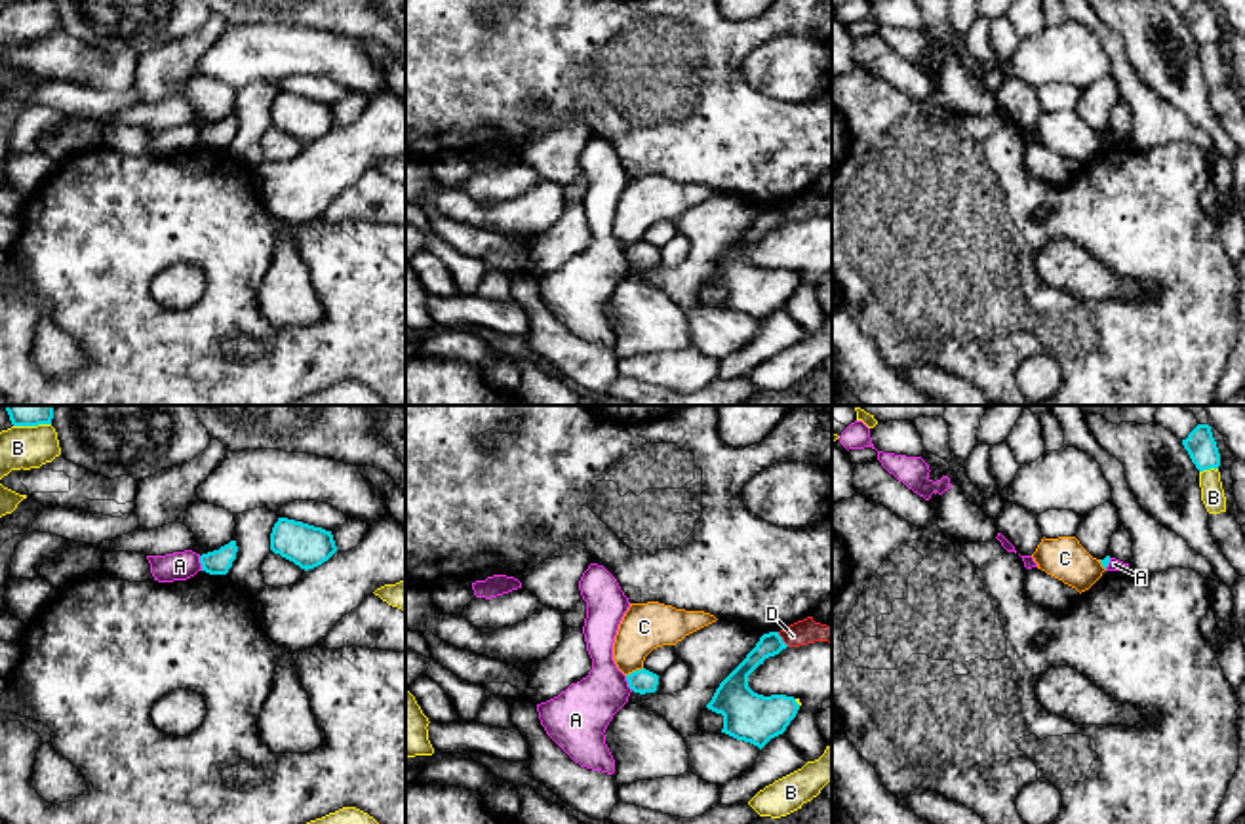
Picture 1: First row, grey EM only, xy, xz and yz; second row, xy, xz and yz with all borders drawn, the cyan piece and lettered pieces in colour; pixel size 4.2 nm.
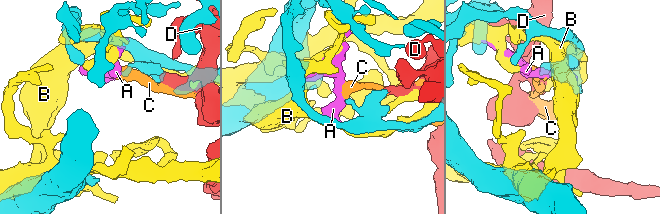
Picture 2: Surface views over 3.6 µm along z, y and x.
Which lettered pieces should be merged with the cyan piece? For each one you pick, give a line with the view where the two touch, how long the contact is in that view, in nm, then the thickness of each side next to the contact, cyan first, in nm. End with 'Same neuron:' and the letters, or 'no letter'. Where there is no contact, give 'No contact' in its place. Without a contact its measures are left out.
Same neuron: no letter

